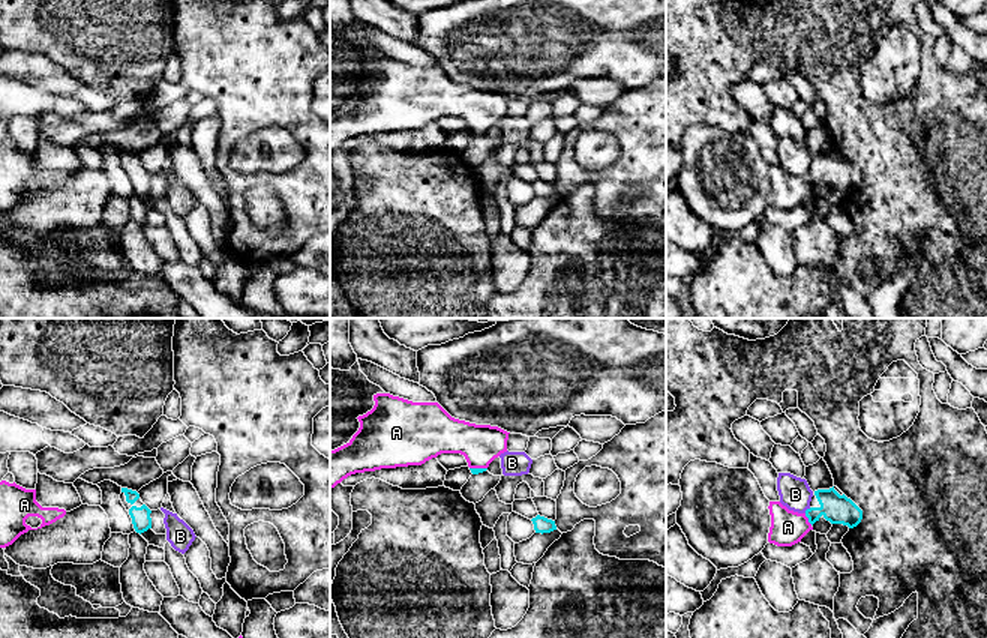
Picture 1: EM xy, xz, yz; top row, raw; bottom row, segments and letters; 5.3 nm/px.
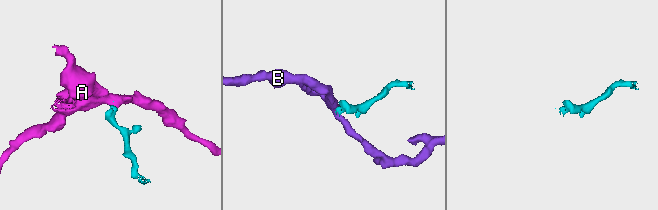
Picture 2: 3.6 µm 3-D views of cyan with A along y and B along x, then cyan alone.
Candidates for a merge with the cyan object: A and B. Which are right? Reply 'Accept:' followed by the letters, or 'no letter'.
Accept: A

